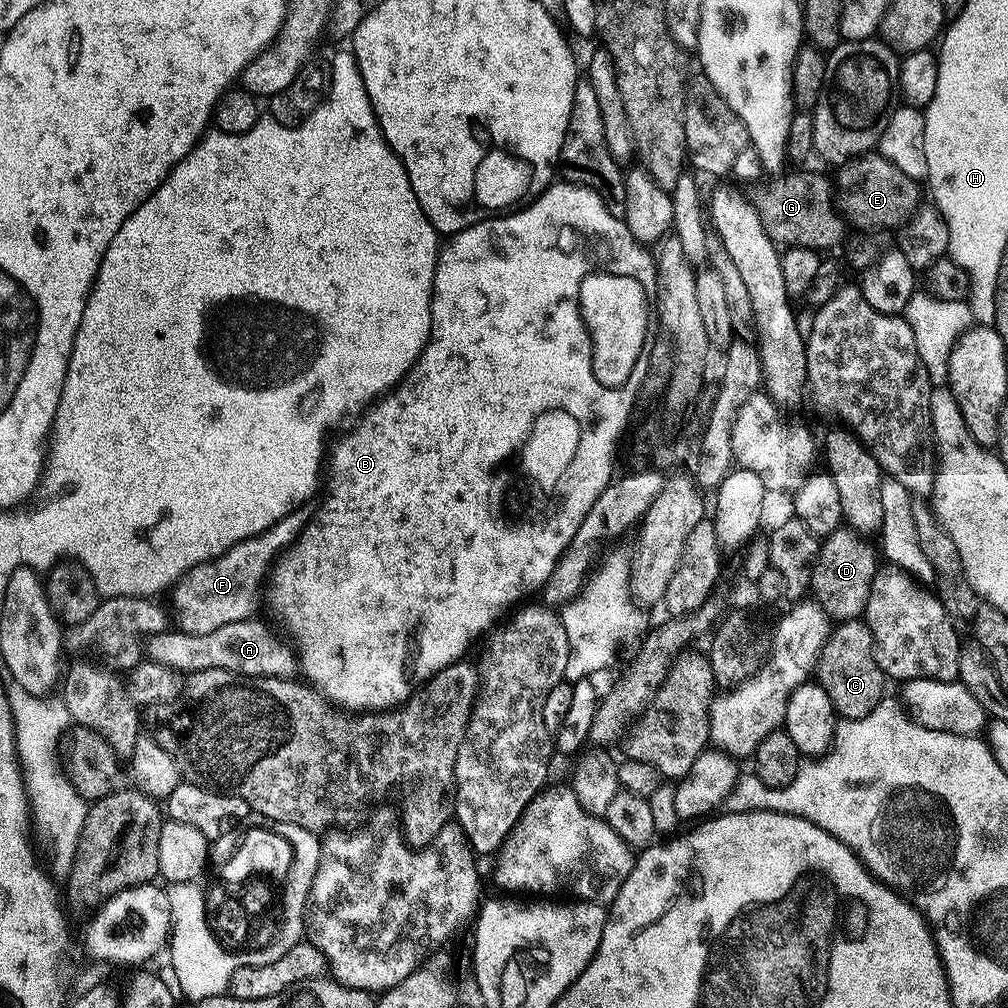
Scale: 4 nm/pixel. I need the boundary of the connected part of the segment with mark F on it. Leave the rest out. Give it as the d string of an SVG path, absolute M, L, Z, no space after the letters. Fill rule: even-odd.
M311 507L296 508L289 516L274 522L274 526L270 526L262 534L235 544L217 560L208 560L207 563L192 568L170 592L171 611L174 613L175 623L176 620L180 623L177 624L179 631L210 634L220 626L253 619L257 615L256 607L260 604L260 596L262 600L262 589L274 568L274 561L296 543L296 537L308 527L313 516Z

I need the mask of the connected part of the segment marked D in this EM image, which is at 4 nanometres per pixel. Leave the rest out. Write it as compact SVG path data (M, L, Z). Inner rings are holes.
M847 527L836 528L823 537L816 553L816 562L812 565L810 592L813 592L815 603L823 608L826 615L836 622L855 620L863 617L864 608L868 605L872 579L877 574L878 552L867 544L861 533Z

